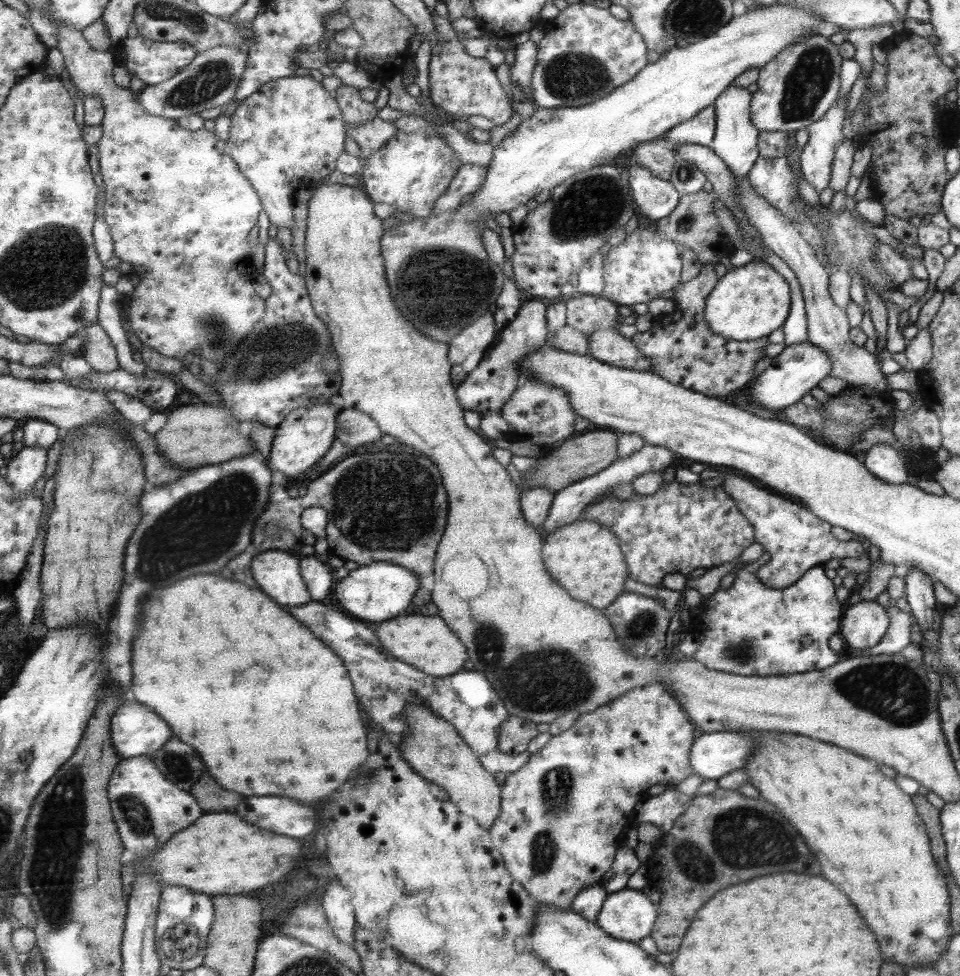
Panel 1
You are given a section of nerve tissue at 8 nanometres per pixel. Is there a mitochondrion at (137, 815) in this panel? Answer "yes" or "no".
yes

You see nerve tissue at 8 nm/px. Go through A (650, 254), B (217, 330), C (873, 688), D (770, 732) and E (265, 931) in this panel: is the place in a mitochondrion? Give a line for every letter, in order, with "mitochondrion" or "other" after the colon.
A: other
B: mitochondrion
C: mitochondrion
D: other
E: other

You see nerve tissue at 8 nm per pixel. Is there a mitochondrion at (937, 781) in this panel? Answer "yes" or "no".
no

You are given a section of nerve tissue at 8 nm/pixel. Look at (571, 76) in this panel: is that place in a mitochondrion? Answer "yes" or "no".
yes

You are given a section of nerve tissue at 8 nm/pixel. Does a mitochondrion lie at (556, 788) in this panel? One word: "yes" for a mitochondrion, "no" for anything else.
yes

